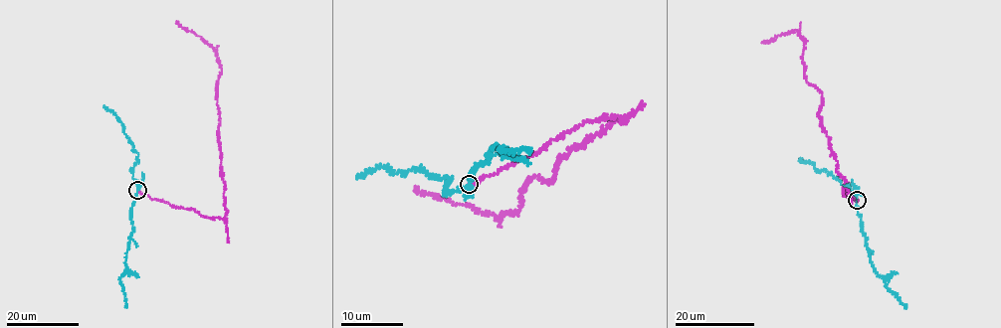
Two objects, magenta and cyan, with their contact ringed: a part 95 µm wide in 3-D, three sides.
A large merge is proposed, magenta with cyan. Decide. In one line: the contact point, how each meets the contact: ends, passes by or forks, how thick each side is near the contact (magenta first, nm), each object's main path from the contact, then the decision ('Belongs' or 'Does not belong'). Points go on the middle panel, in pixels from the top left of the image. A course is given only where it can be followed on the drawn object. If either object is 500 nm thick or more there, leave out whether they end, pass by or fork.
Place: (469, 184). At the ring magenta ends. At the ring cyan passes by. Thickness 240 nm (magenta) against 280 nm. Course of magenta: (470, 184), (586, 121), (623, 121), (570, 148), (551, 183), (529, 181), (516, 214), (500, 217), (416, 187). Course of cyan: (470, 184), (479, 162), (486, 162), (497, 144), (512, 152), (522, 147), (532, 149). Does not belong

